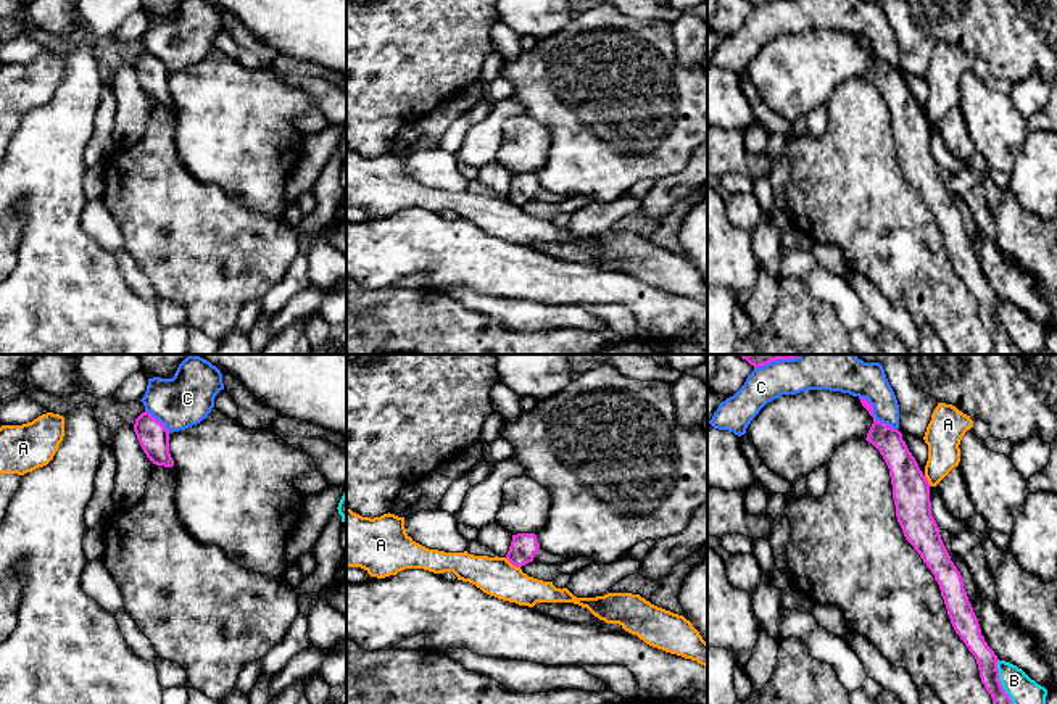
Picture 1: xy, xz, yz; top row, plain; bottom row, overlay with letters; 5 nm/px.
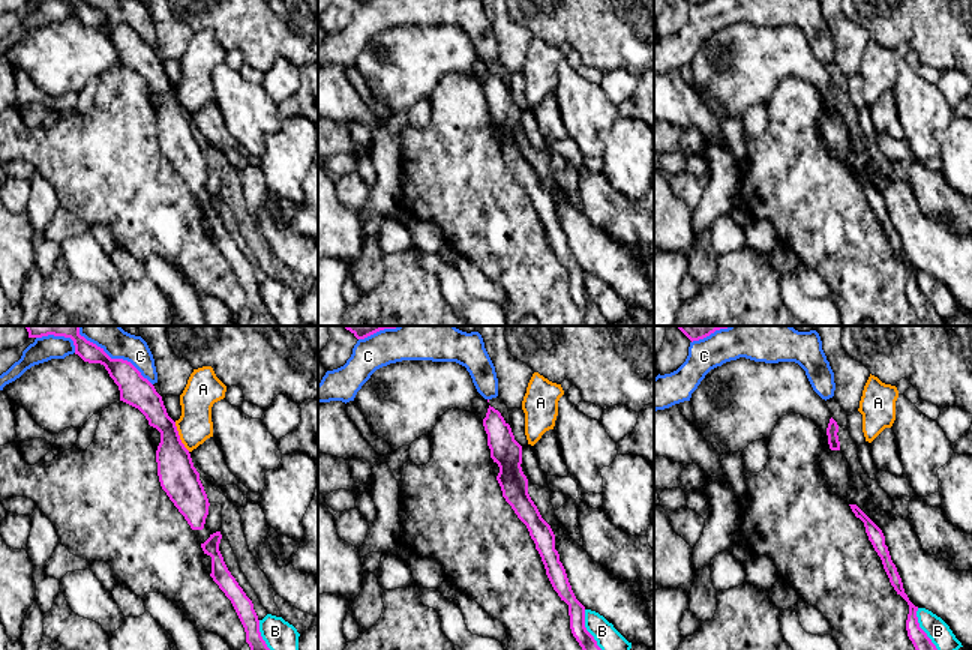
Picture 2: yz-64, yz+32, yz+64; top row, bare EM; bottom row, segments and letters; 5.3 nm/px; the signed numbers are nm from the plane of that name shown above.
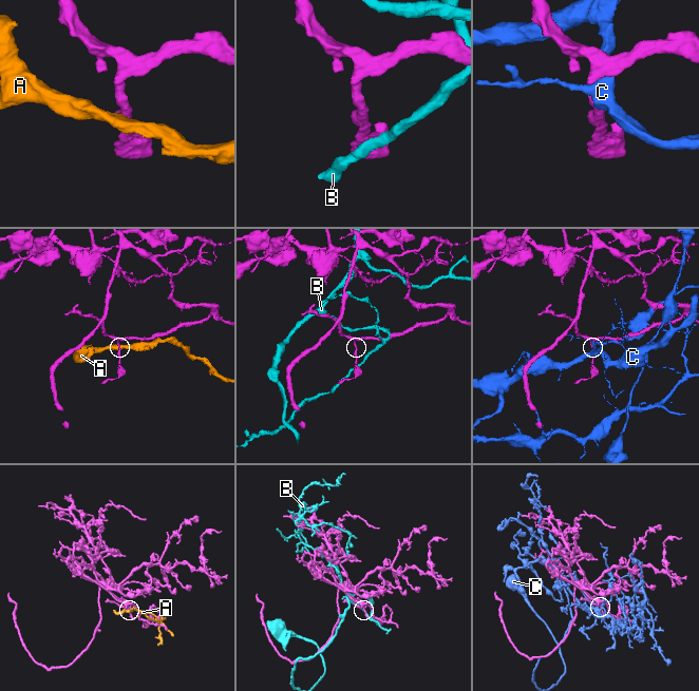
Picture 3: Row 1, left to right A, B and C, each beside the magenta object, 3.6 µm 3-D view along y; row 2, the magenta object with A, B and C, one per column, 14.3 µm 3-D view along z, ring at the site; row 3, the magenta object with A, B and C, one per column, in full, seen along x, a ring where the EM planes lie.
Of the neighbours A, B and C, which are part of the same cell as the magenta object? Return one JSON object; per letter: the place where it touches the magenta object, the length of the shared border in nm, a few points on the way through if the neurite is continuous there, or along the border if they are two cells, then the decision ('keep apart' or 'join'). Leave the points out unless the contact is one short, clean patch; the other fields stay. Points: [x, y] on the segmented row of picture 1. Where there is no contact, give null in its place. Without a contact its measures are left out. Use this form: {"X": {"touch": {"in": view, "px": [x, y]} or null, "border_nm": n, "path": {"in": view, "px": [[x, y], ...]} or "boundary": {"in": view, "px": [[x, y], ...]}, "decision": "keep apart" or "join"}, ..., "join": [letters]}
{"A": {"touch": {"in": "xz", "px": [513, 564]}, "border_nm": 90, "boundary": {"in": "xz", "px": [[505, 558], [519, 567]]}, "decision": "keep apart"}, "B": {"touch": {"in": "yz", "px": [999, 682]}, "border_nm": 220, "decision": "keep apart"}, "C": {"touch": {"in": "yz", "px": [874, 416]}, "border_nm": 260, "decision": "keep apart"}, "join": []}

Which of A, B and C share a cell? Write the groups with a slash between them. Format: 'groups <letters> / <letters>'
groups A / B / C

